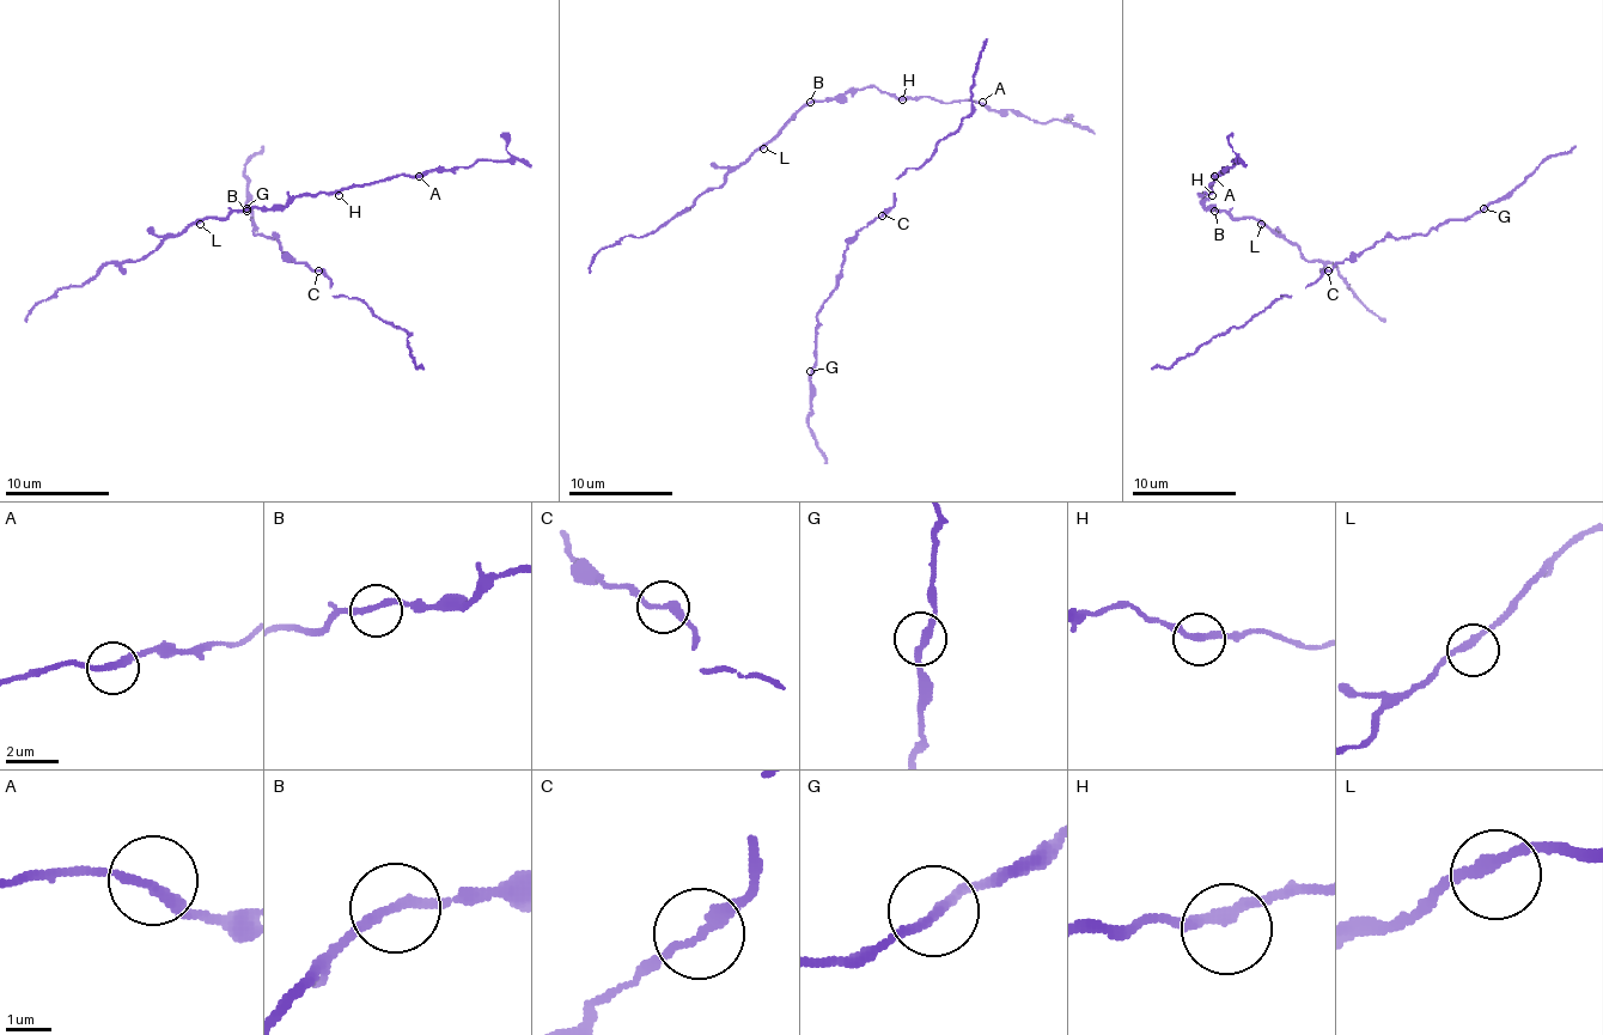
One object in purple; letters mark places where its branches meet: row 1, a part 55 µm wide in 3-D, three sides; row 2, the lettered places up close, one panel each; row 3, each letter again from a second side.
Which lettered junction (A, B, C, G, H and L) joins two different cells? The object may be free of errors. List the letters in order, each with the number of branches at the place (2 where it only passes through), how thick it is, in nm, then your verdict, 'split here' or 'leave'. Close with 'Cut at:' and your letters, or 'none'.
A: 2 | 240 nm | leave
B: 2 | 220 nm | leave
C: 2 | 240 nm | leave
G: 2 | 220 nm | leave
H: 2 | 240 nm | leave
L: 2 | 240 nm | leave
Cut at: none

